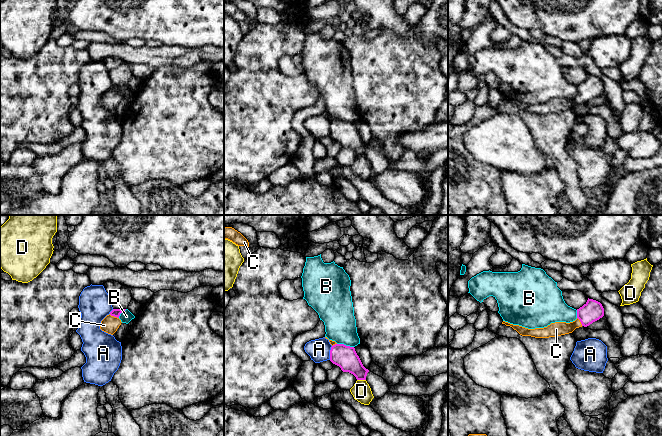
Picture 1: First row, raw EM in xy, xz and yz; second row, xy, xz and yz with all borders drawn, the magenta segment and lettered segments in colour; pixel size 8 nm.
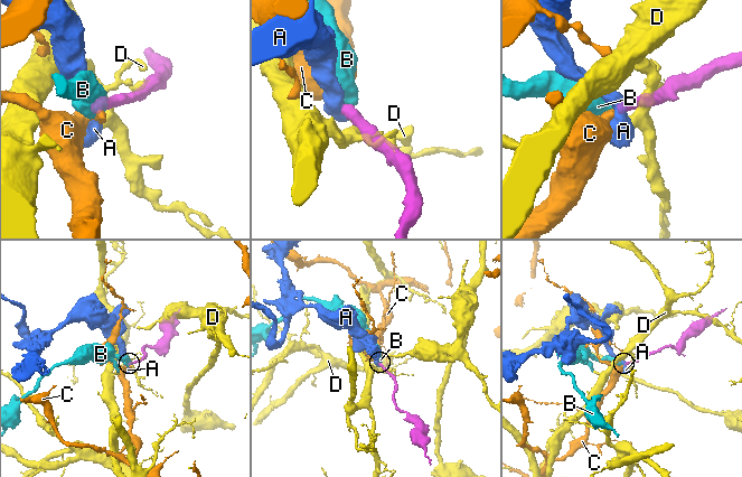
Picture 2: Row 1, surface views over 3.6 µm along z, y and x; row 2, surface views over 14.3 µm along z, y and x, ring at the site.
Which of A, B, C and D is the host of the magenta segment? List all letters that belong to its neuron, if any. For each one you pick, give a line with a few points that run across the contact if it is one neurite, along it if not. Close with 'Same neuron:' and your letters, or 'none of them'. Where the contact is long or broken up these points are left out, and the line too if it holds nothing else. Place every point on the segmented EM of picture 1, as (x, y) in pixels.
C: line xy (115, 312), (114, 316), (110, 324)
Same neuron: C

